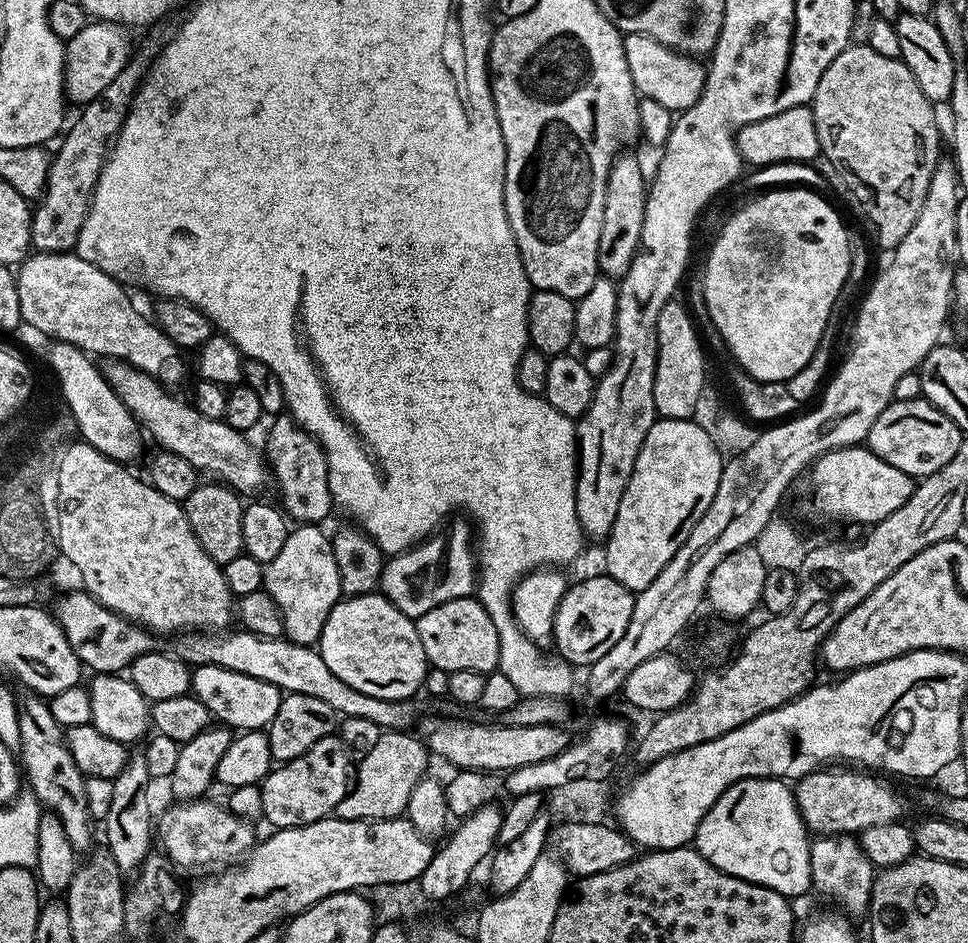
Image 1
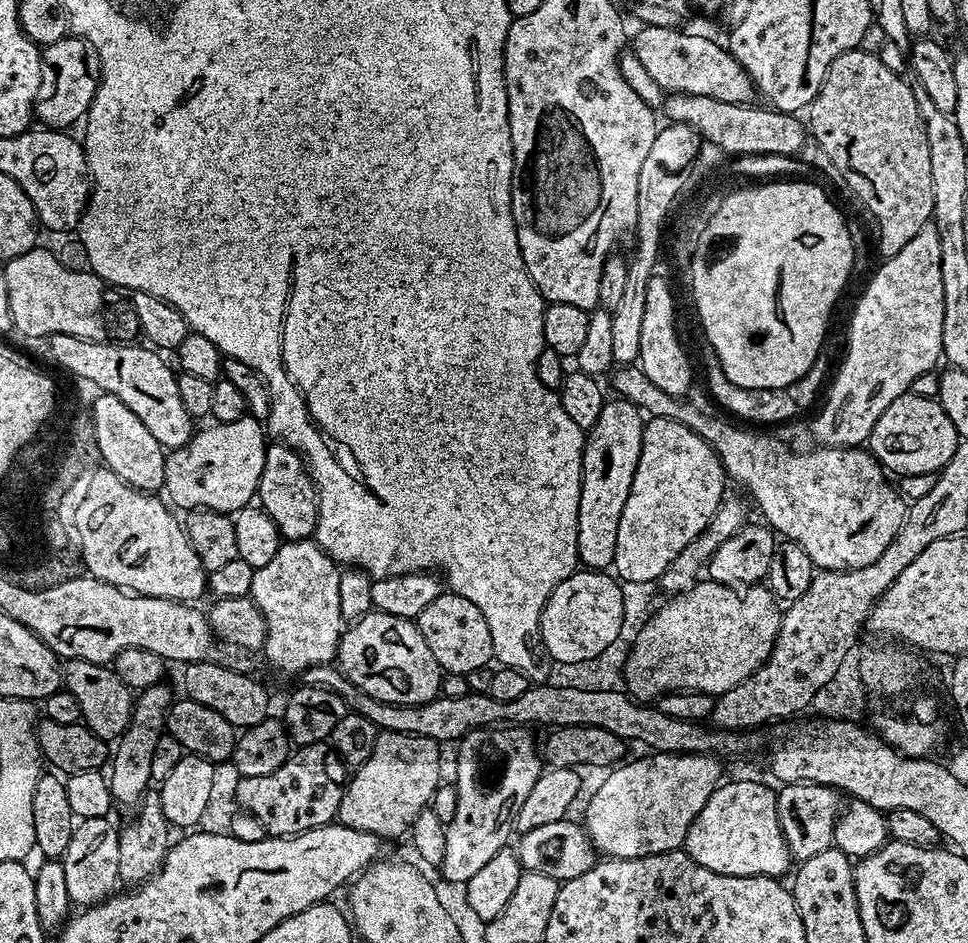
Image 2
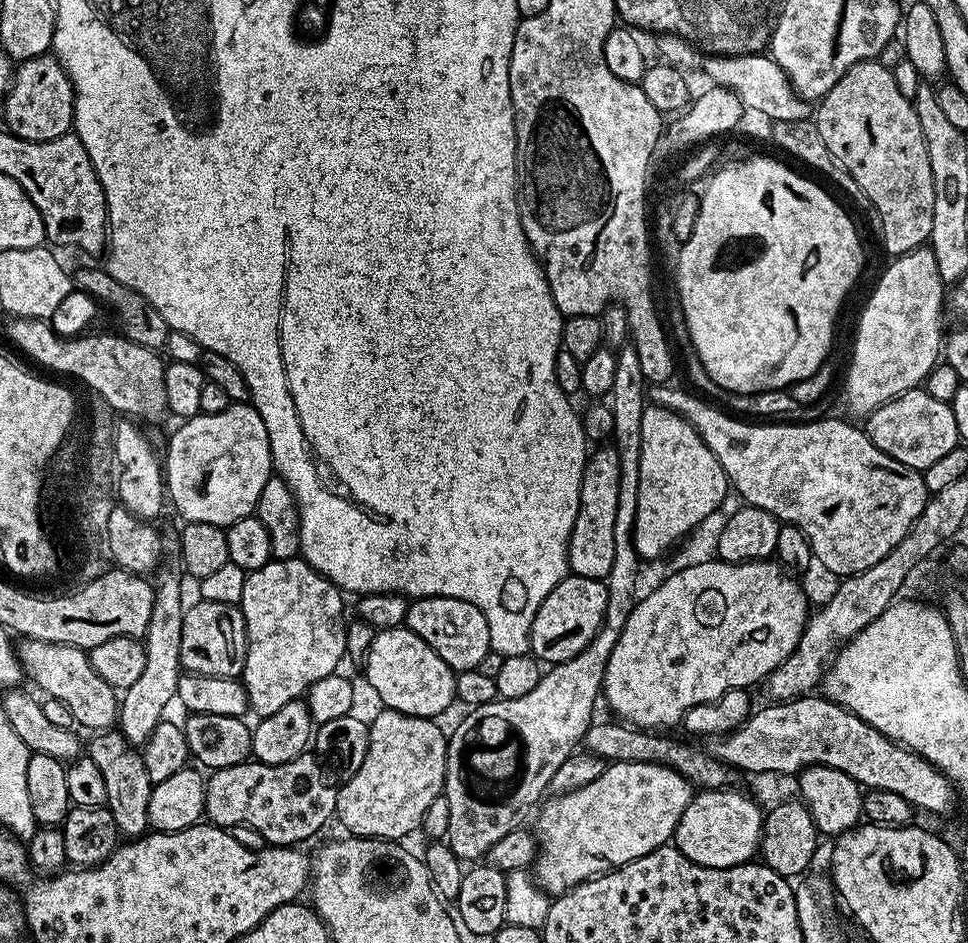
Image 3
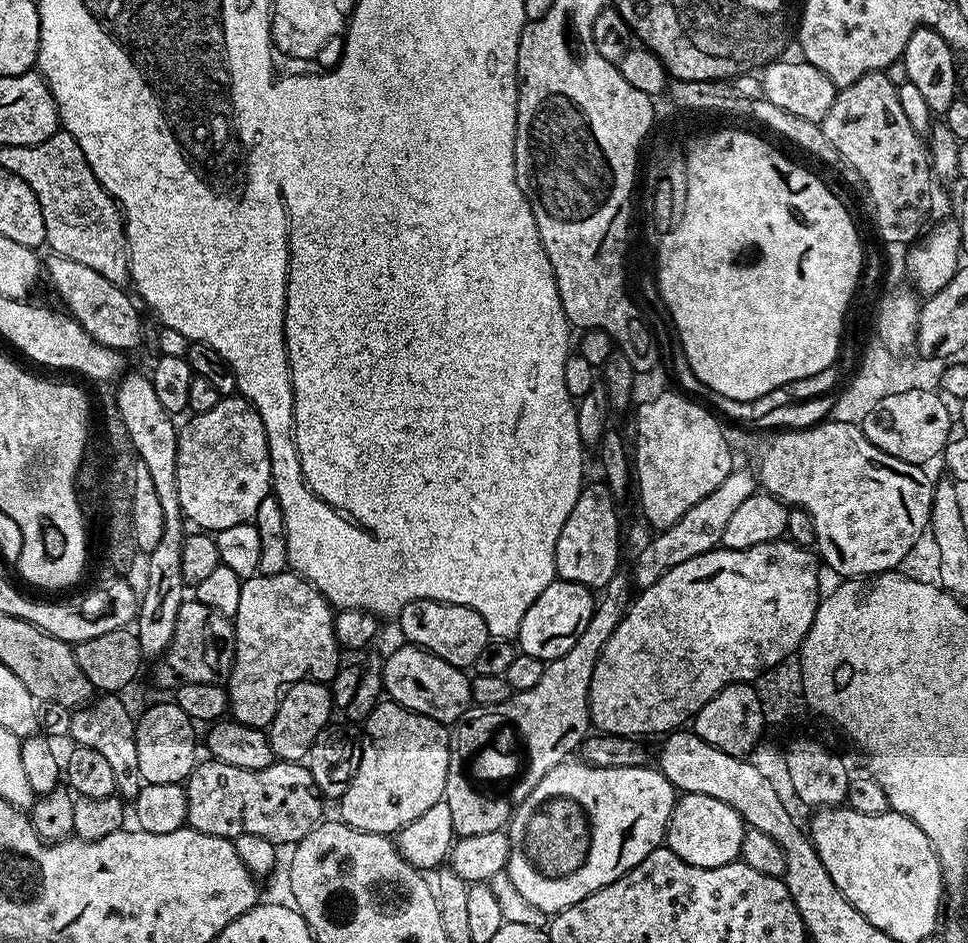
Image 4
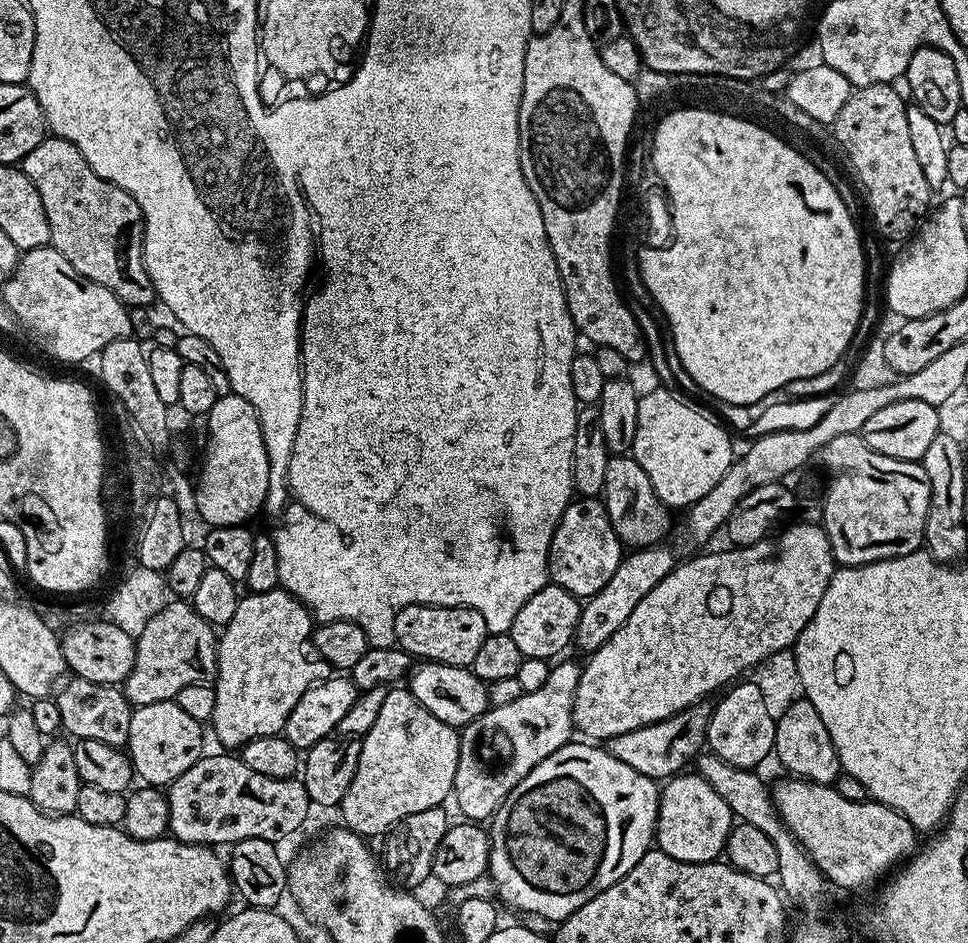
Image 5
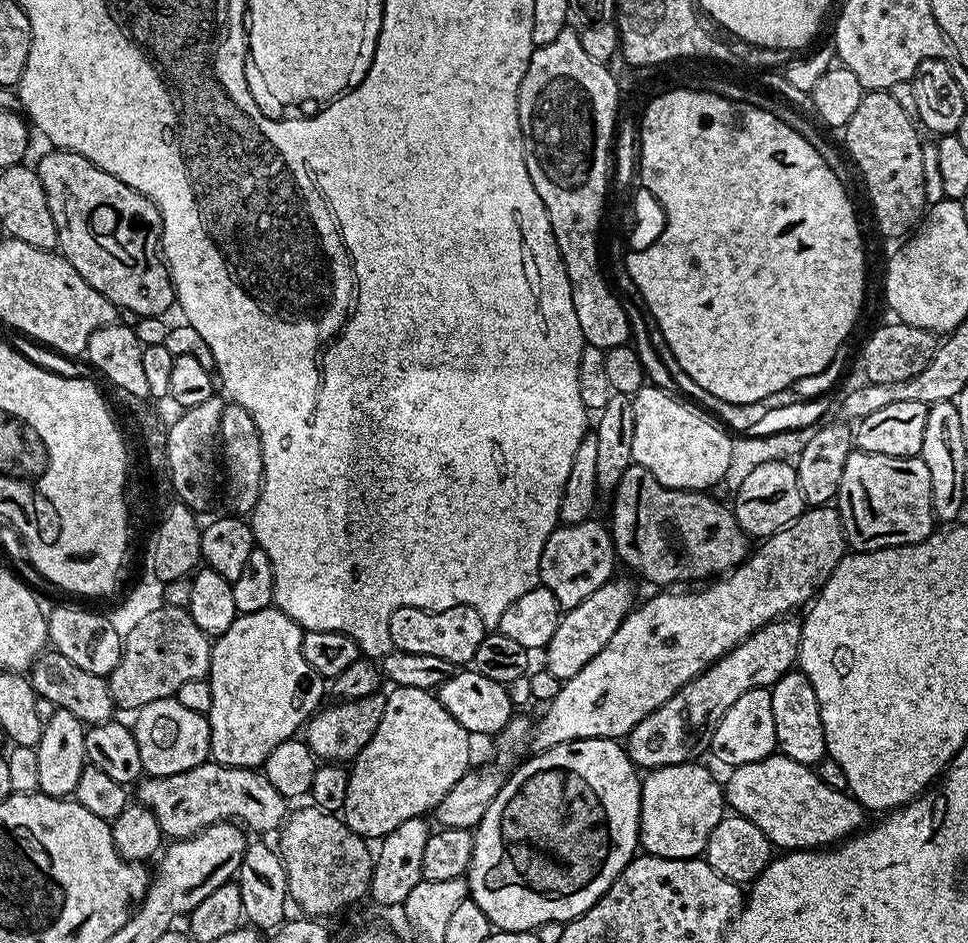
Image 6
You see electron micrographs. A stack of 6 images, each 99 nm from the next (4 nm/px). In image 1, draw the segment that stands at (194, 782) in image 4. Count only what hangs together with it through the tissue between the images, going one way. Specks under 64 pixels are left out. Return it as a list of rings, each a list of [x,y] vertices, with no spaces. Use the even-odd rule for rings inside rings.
[[[333,734],[314,742],[306,754],[273,767],[260,784],[264,820],[272,823],[273,829],[279,830],[301,828],[310,822],[329,819],[348,792],[352,763],[354,760],[348,744],[339,735]]]

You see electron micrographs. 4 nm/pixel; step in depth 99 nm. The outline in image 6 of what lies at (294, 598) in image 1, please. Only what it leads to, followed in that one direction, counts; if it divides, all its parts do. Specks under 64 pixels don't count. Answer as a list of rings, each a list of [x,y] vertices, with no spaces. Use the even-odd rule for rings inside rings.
[[[270,607],[266,610],[254,610],[254,614],[239,614],[236,620],[225,633],[215,637],[212,645],[212,657],[210,658],[210,666],[208,667],[208,675],[206,677],[210,686],[210,694],[212,701],[210,702],[210,710],[206,714],[208,717],[208,725],[210,726],[210,738],[212,739],[211,759],[218,764],[225,764],[231,768],[250,768],[253,770],[259,769],[267,762],[271,751],[276,746],[293,739],[297,735],[296,732],[307,725],[310,717],[321,707],[324,692],[326,696],[326,680],[320,676],[306,662],[306,658],[302,658],[302,638],[304,637],[305,629],[300,625],[295,624],[287,614],[278,607]]]

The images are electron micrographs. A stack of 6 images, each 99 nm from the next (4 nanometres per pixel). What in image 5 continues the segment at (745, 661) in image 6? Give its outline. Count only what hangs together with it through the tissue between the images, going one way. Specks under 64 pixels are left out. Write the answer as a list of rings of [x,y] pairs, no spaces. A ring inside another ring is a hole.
[[[708,702],[691,704],[678,714],[666,718],[662,722],[654,722],[650,726],[642,726],[638,730],[629,730],[627,734],[618,734],[606,741],[610,755],[618,758],[618,762],[626,762],[638,774],[646,774],[653,778],[671,778],[683,773],[684,768],[693,763],[701,755],[708,738],[708,723],[712,717],[713,705]]]

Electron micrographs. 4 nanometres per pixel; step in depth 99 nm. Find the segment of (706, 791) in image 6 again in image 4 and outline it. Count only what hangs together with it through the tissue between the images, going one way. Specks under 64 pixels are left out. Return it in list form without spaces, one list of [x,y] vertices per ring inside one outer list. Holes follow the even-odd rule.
[[[683,793],[677,799],[668,819],[666,829],[666,847],[687,864],[713,868],[726,866],[739,857],[745,823],[741,816],[726,802],[718,802],[718,798],[710,798],[707,794]]]

